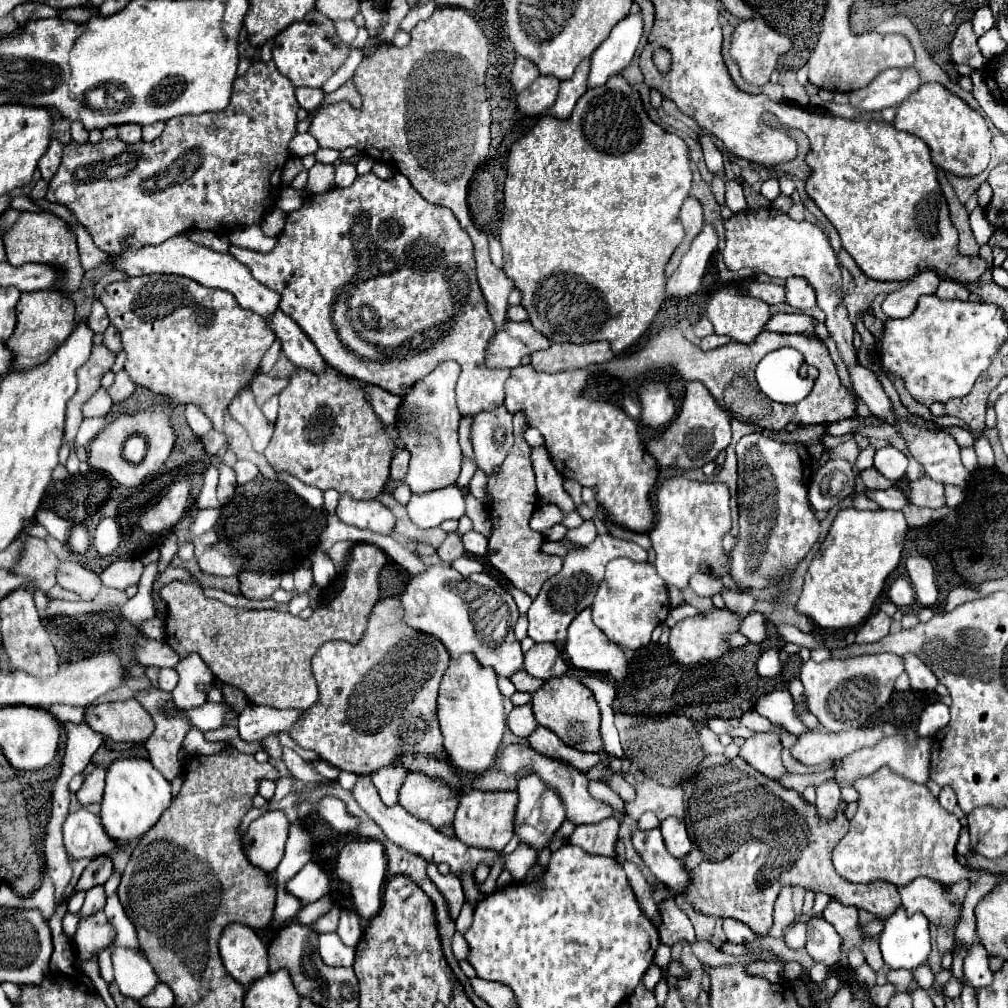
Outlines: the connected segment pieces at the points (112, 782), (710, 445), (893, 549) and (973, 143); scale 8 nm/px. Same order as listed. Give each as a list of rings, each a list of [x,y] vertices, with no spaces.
[[[118,759],[106,773],[106,791],[100,819],[108,837],[118,845],[126,845],[134,839],[140,839],[150,827],[154,827],[170,803],[170,783],[160,775],[158,769],[152,767],[148,759]]]
[[[692,381],[686,385],[684,403],[674,423],[660,437],[654,437],[646,449],[658,461],[660,467],[688,471],[688,469],[700,469],[708,461],[714,461],[718,453],[730,445],[730,439],[732,429],[728,413],[718,407],[716,399],[712,399],[710,391],[702,383]]]
[[[842,509],[808,567],[796,611],[810,617],[820,629],[860,625],[872,613],[886,577],[900,563],[906,531],[908,525],[902,511]]]
[[[924,83],[896,111],[894,127],[920,137],[932,155],[932,163],[956,177],[974,177],[990,161],[990,129],[980,113],[938,83]]]

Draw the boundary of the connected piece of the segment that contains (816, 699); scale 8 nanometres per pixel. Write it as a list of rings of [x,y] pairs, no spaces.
[[[858,655],[848,659],[828,659],[822,663],[806,661],[802,665],[800,681],[806,689],[808,709],[828,731],[842,731],[864,725],[870,715],[886,707],[894,691],[896,677],[904,671],[904,663],[898,655]]]

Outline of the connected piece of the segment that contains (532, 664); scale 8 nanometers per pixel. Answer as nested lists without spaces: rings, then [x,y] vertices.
[[[534,643],[534,647],[524,653],[524,669],[528,675],[542,681],[550,677],[560,677],[568,671],[560,651],[552,643]]]

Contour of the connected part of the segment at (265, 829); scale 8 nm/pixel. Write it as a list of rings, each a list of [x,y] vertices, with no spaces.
[[[266,811],[262,817],[254,819],[242,839],[248,861],[262,871],[276,871],[280,859],[284,857],[284,845],[288,839],[290,821],[282,811]]]

